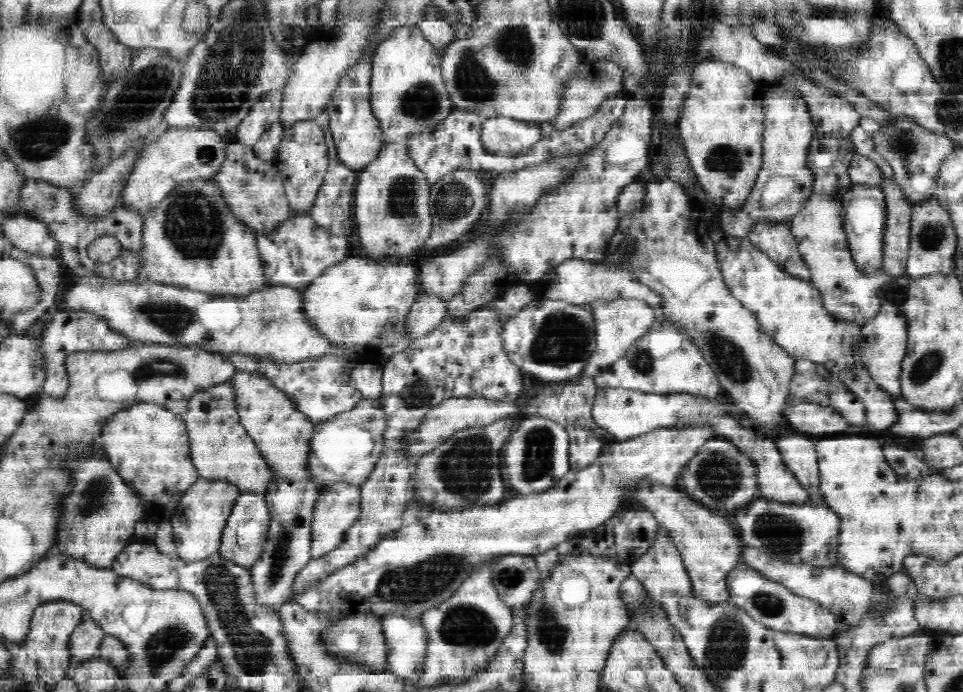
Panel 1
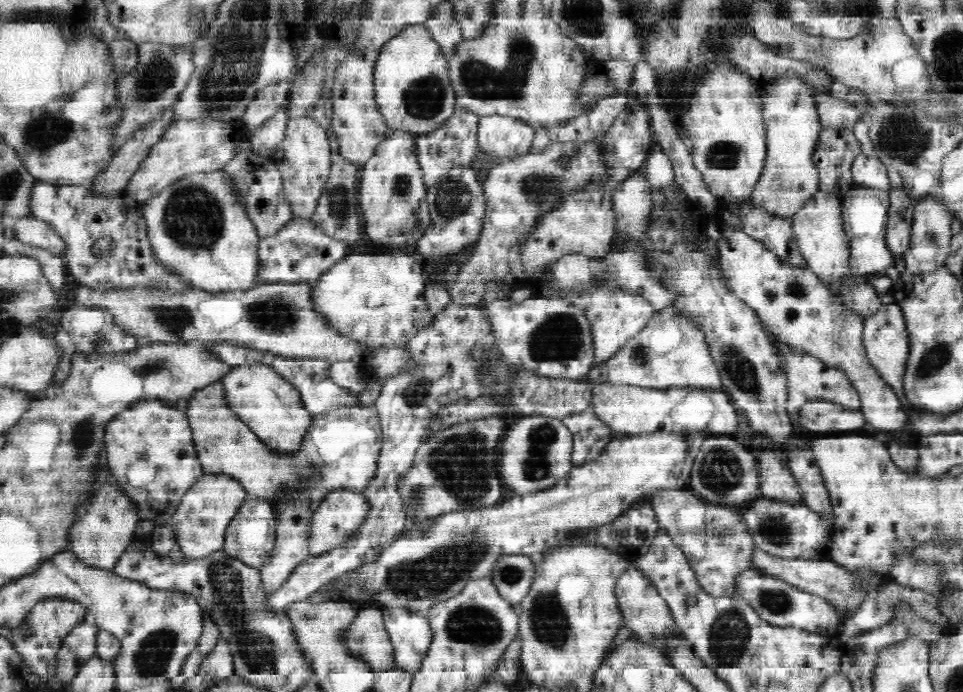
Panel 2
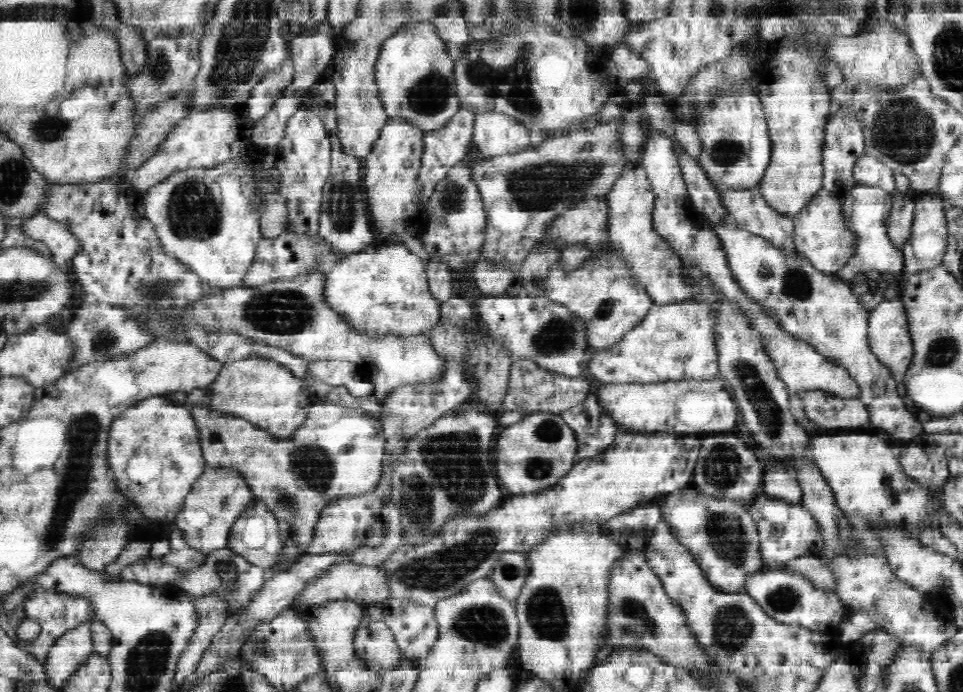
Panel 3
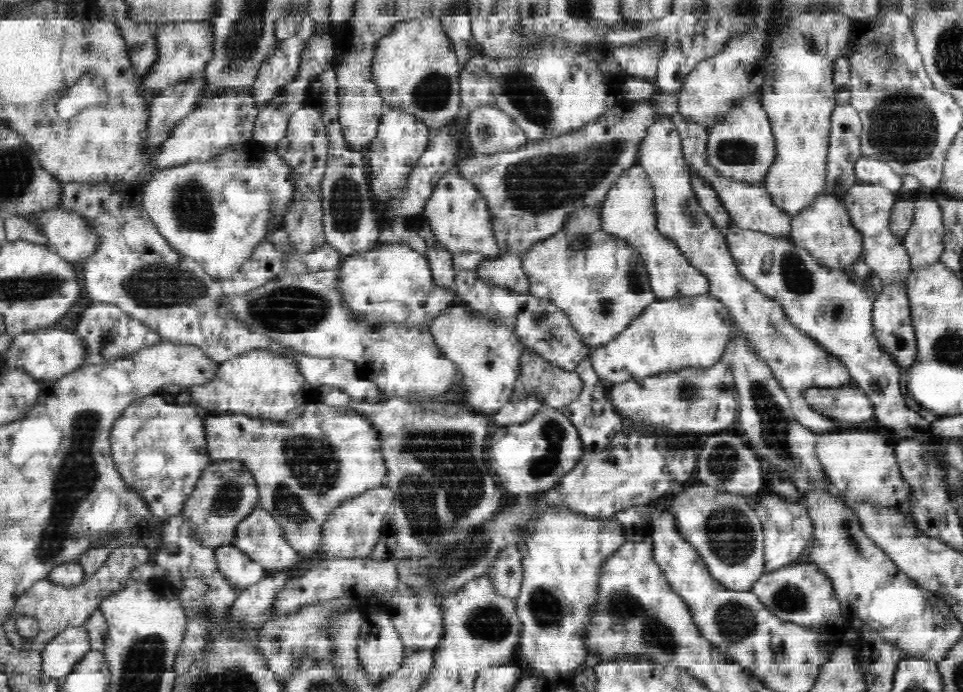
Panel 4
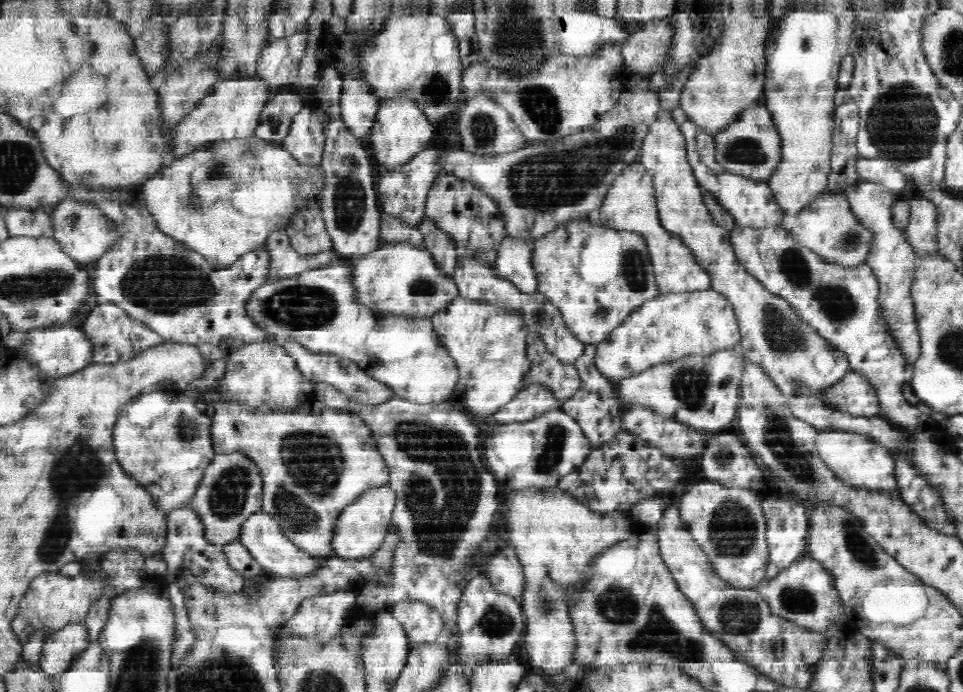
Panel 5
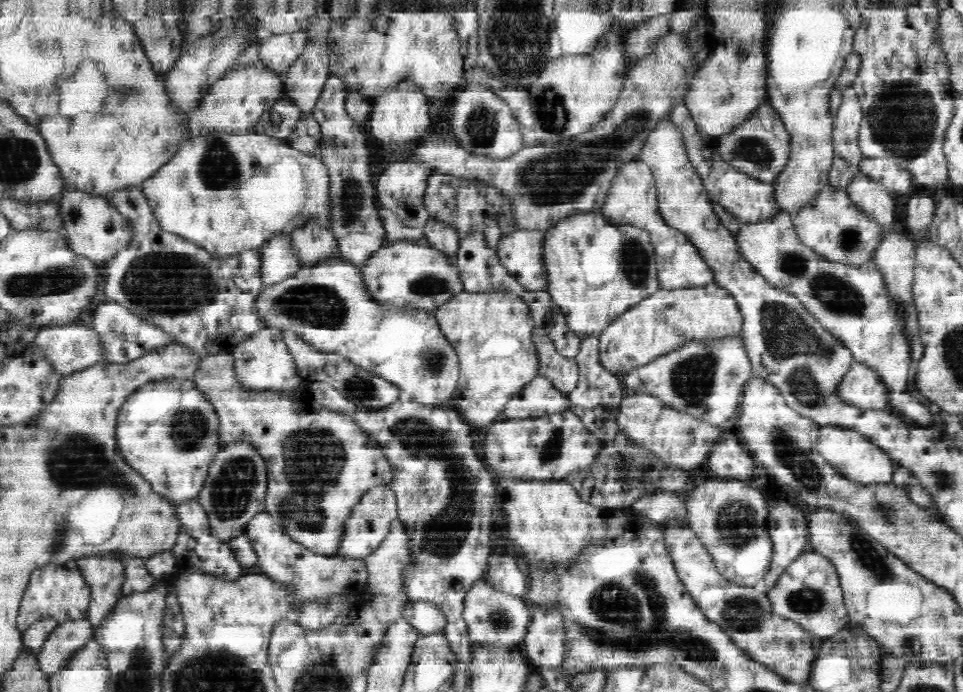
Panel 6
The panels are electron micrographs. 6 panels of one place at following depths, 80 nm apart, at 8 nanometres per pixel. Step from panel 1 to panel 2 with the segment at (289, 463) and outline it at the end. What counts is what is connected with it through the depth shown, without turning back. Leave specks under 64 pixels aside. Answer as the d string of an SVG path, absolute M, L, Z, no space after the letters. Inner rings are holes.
M267 362L230 365L218 382L223 390L226 409L246 422L272 449L294 451L297 448L310 424L312 413L305 407L302 392L294 382L276 372L275 367ZM294 502L277 519L277 539L273 557L261 569L266 592L290 576L290 570L308 556L308 522L312 513L302 502Z

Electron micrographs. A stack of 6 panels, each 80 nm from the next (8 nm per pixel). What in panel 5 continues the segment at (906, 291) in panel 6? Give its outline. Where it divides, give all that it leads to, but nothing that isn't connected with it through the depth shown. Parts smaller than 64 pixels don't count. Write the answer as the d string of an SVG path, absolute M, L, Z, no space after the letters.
M862 178L847 186L844 191L851 203L851 209L858 215L859 220L867 223L875 231L875 240L872 243L867 263L879 278L879 302L882 303L883 309L888 312L888 319L891 321L892 328L895 328L896 343L900 344L900 348L903 348L911 369L922 352L920 328L918 327L915 304L911 295L917 252L915 247L907 241L905 231L896 226L893 221L893 206L898 197L895 193L889 192L880 182L872 182Z

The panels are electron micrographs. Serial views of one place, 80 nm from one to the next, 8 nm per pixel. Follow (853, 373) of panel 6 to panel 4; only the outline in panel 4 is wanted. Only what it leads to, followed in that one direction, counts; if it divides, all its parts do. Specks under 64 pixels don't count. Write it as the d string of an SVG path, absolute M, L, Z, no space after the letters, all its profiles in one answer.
M854 380L840 387L810 389L807 394L809 404L830 418L848 422L875 419L874 403Z

